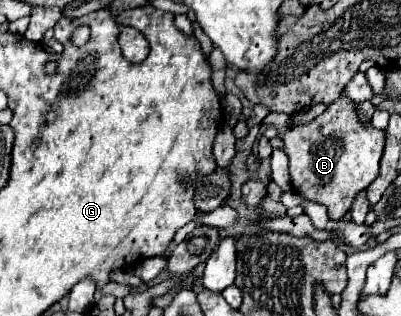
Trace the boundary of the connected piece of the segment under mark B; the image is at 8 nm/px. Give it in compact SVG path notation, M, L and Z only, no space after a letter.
M346 96L334 104L328 106L324 114L314 118L312 122L304 126L294 126L282 136L286 144L286 154L290 160L290 182L296 194L304 196L310 202L318 202L328 208L330 220L340 220L352 206L358 192L366 190L378 176L378 162L382 158L384 150L384 132L370 126L362 126L358 122L358 116L354 112L354 102L350 102Z

